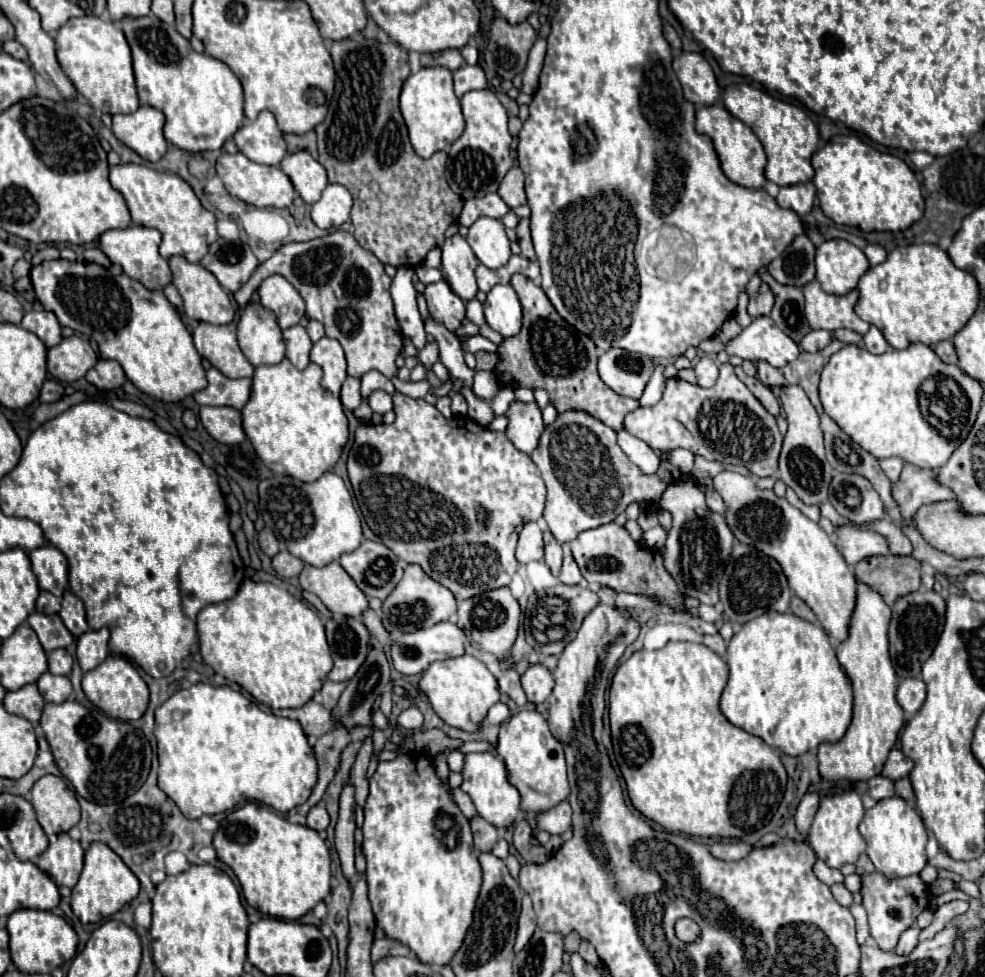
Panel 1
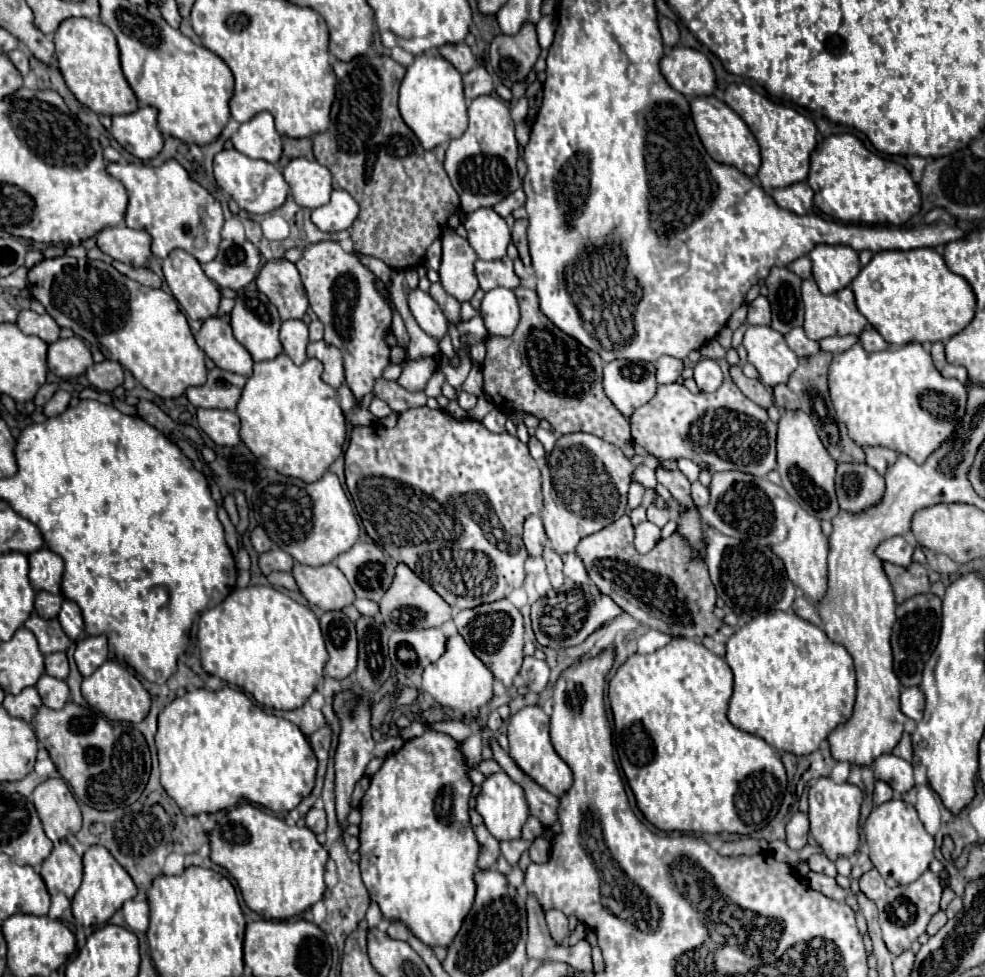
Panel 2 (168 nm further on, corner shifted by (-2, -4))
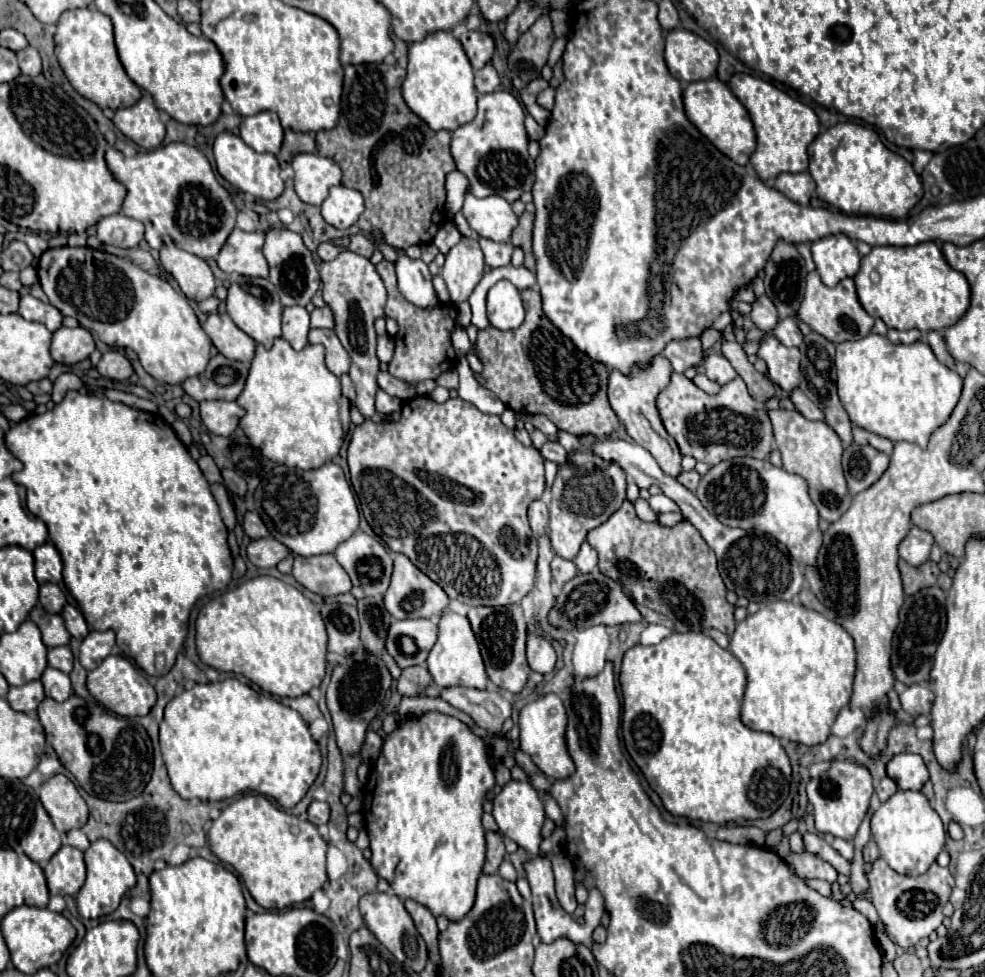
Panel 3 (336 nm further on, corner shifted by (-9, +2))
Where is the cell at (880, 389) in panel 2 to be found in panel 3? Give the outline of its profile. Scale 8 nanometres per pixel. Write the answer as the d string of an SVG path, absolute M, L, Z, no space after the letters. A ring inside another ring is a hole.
M872 332L862 340L842 342L836 346L836 370L838 370L836 386L840 402L856 426L874 432L878 436L884 436L892 442L906 440L922 448L928 446L930 434L948 420L962 392L962 378L954 370L940 364L932 348L924 340L918 340L908 346L892 344L886 336Z

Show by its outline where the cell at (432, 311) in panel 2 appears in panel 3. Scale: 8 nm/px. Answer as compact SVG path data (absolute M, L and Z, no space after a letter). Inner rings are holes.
M398 250L394 266L398 274L398 290L408 302L420 308L428 308L438 302L432 286L432 274L422 260L412 260L404 254L404 250Z

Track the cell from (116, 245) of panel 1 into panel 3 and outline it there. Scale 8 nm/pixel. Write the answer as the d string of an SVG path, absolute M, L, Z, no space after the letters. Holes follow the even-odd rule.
M112 214L100 218L96 228L98 228L98 240L102 244L110 244L118 248L134 248L144 238L144 224L124 214Z

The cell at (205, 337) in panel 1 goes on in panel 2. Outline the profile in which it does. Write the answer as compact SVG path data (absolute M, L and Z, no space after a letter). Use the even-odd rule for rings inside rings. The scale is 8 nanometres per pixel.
M219 316L203 322L201 330L195 334L199 348L217 364L217 368L235 372L241 376L251 376L253 360L251 354L235 340L229 322Z

